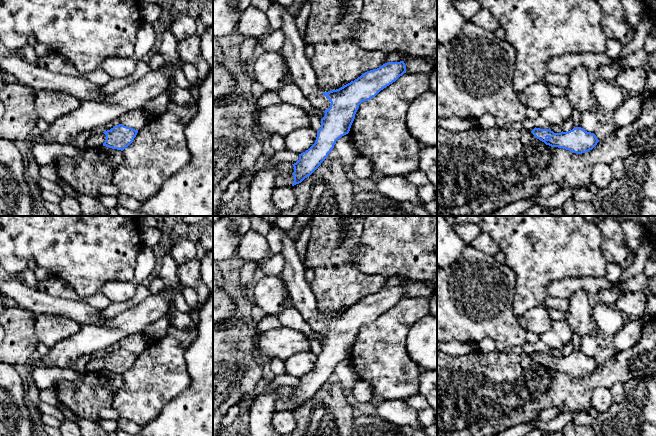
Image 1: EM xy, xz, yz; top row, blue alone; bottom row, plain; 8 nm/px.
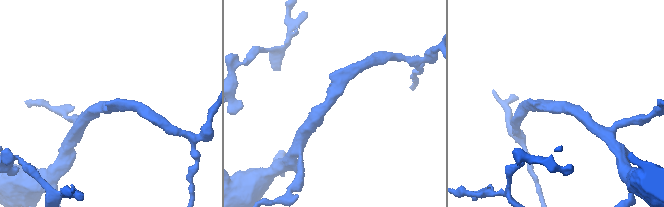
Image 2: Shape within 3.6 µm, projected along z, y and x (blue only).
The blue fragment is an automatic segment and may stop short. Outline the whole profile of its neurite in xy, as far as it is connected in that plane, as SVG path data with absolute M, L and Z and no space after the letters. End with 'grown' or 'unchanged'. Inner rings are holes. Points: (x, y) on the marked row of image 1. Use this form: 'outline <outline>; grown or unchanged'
outline M119 124L104 132L94 132L86 141L85 146L96 148L106 146L123 151L134 140L138 130Z; grown

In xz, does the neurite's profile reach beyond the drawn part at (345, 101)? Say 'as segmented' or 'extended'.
extended

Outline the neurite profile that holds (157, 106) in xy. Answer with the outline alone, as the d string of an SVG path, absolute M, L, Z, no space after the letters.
M164 92L155 97L154 99L148 101L143 106L143 110L146 114L150 115L151 117L157 117L166 111L169 103L169 95L167 94L167 92Z

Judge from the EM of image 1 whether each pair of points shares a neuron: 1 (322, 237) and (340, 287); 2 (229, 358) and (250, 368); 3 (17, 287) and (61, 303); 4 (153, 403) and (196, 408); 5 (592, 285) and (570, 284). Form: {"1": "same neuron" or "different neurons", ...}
{"1": "same neuron", "2": "same neuron", "3": "same neuron", "4": "different neurons", "5": "same neuron"}

